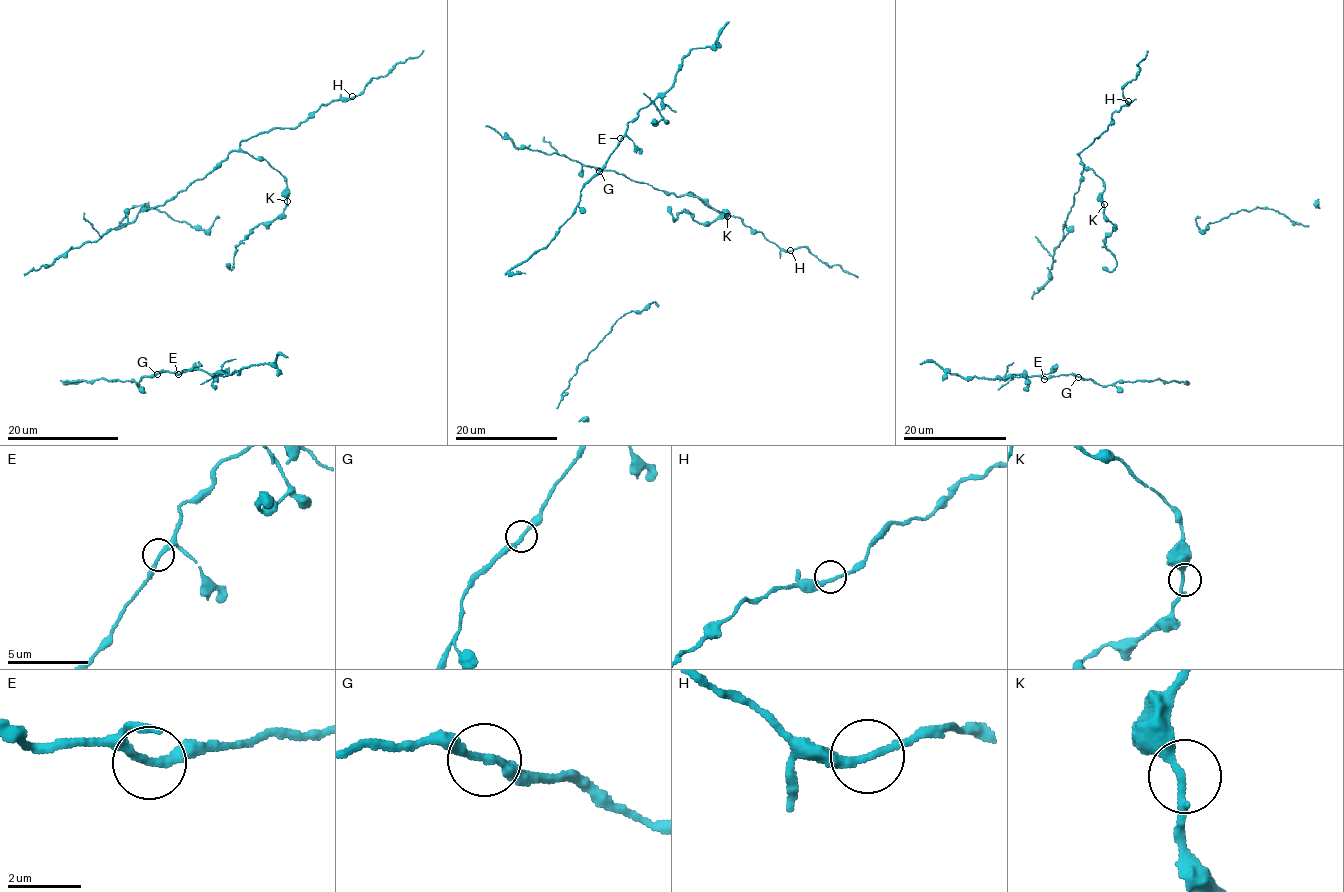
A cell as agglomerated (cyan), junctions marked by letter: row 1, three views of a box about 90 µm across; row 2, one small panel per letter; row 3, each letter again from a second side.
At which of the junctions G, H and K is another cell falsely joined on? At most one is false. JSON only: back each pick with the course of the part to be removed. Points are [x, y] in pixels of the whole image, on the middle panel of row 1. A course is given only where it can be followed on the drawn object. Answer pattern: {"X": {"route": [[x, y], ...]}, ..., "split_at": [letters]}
{"split_at": []}

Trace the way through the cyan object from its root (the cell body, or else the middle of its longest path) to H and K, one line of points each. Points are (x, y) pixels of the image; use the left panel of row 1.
H: (250, 233), (283, 211), (286, 180), (240, 143), (274, 128), (294, 128), (321, 105), (352, 96)
K: (250, 233), (260, 224), (274, 221), (287, 201)

